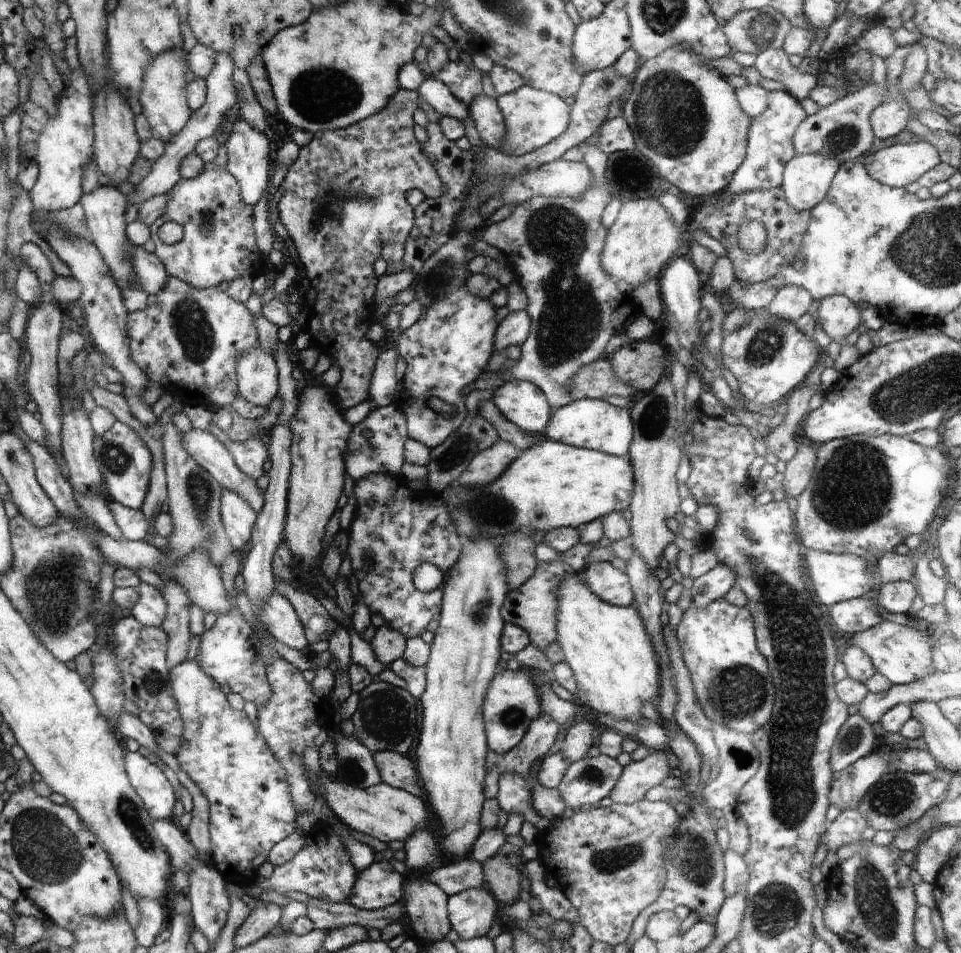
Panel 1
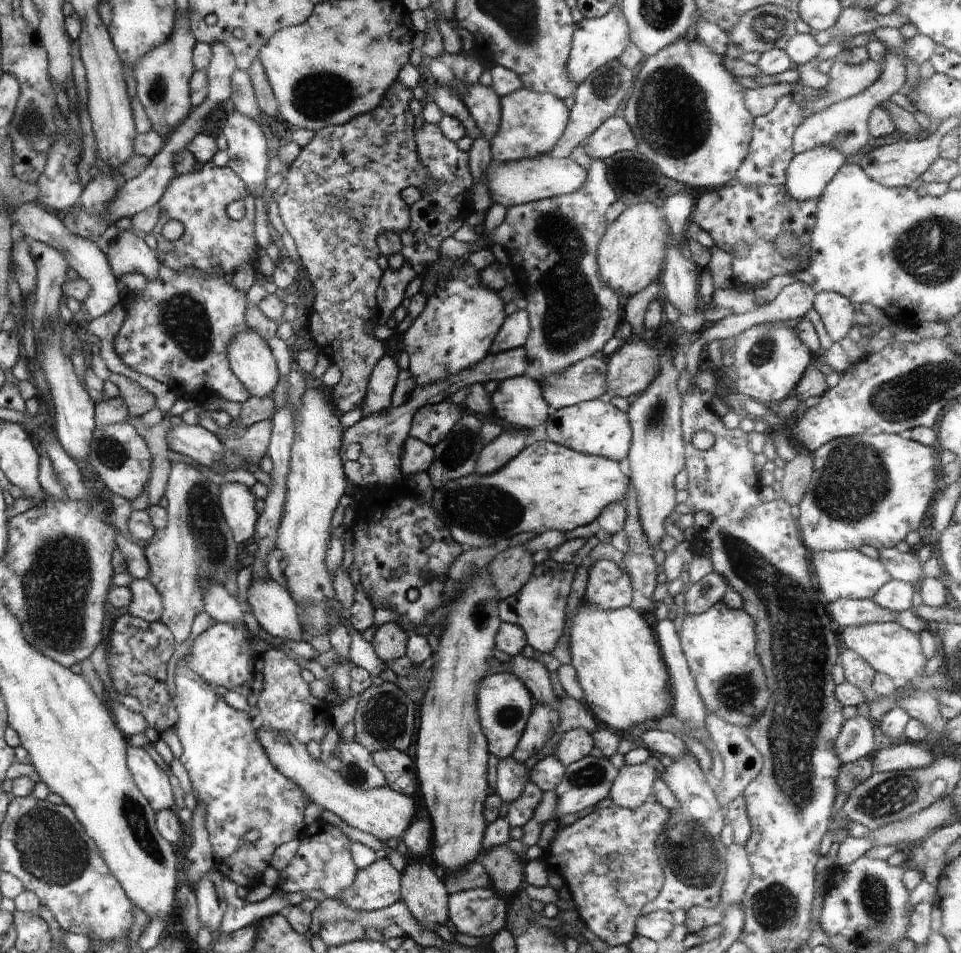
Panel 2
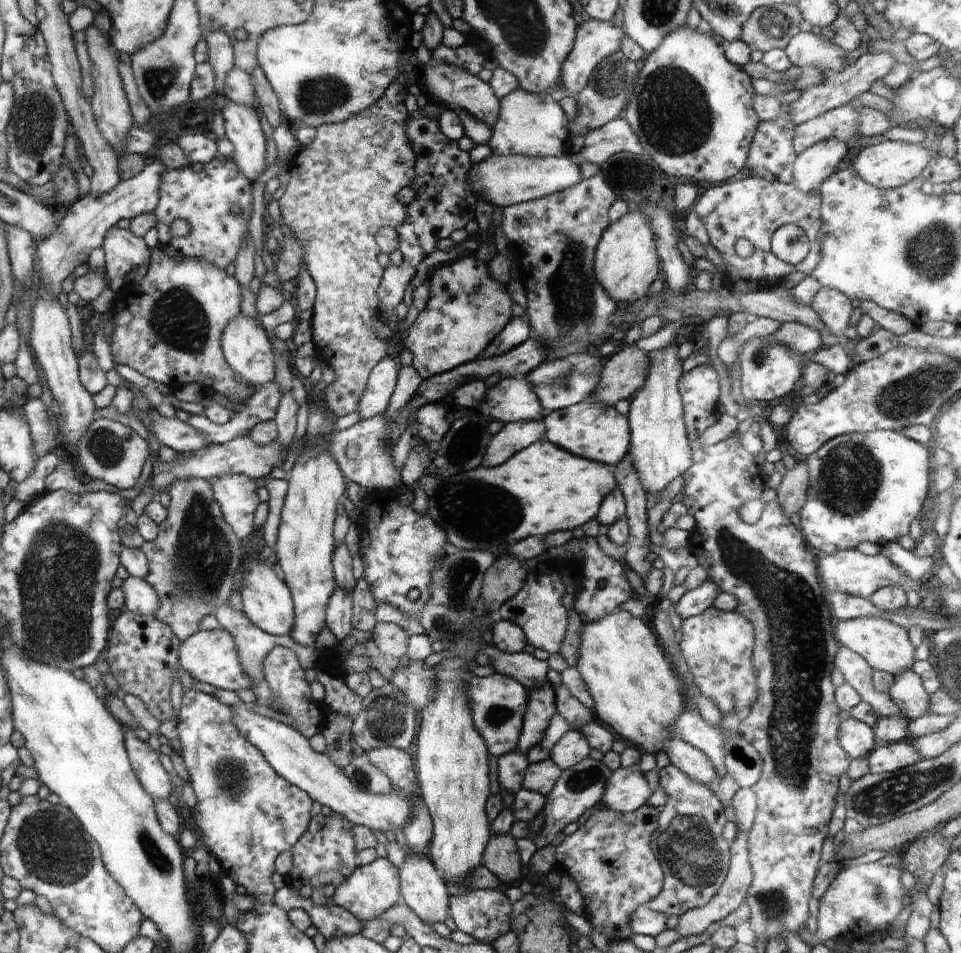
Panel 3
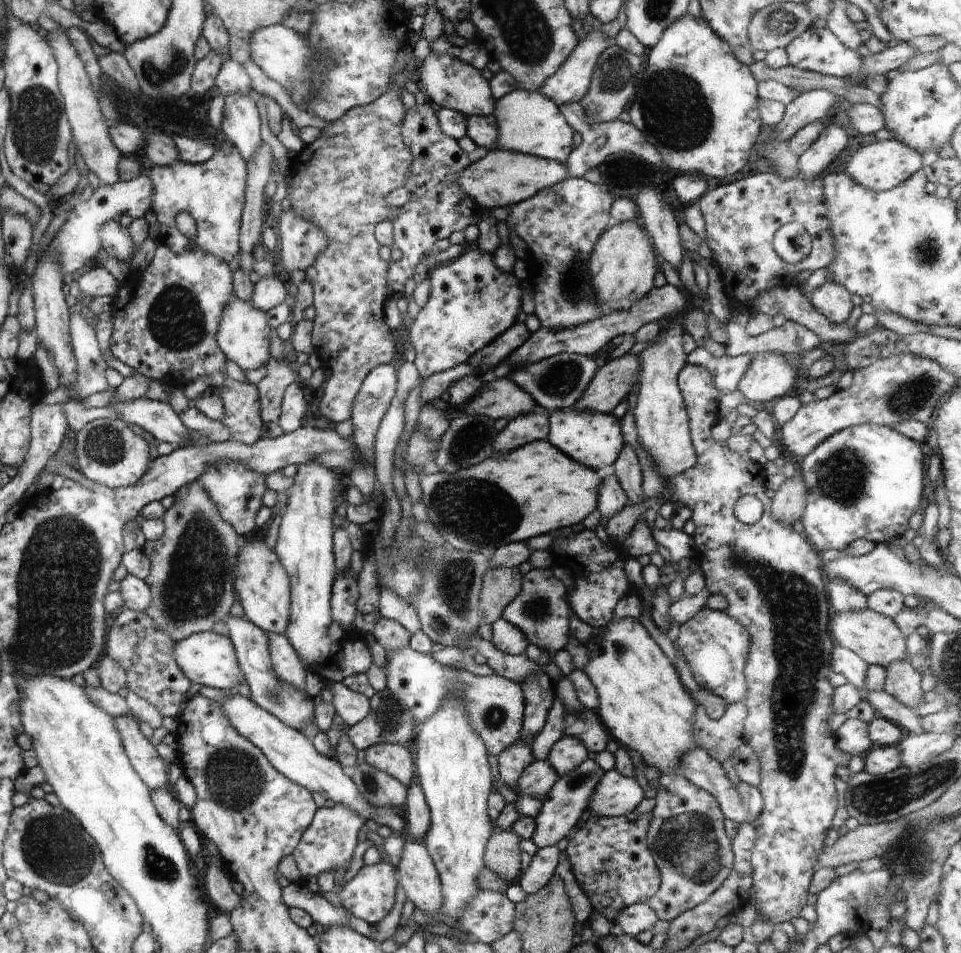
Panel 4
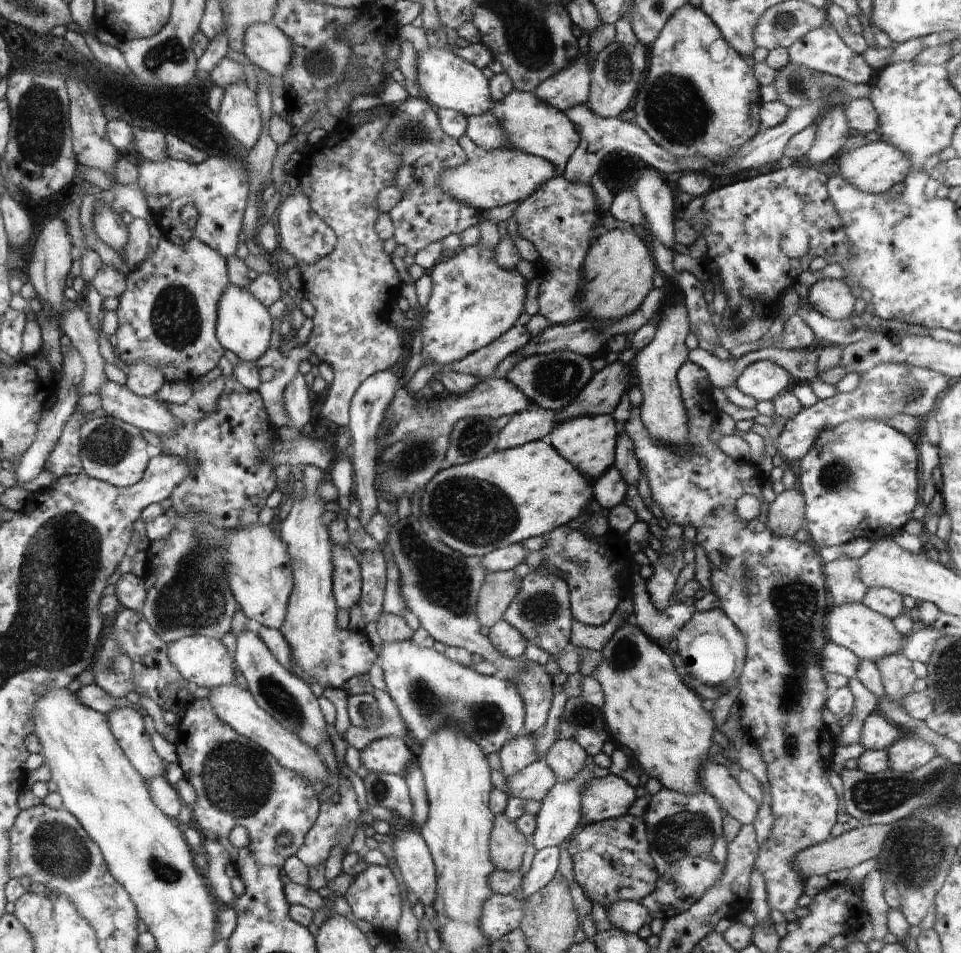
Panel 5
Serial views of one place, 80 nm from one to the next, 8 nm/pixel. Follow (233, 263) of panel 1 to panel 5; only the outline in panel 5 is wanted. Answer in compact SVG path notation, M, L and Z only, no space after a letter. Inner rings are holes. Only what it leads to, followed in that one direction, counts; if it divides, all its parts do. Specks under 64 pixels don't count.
M164 157L157 161L145 160L137 166L139 179L137 180L139 189L146 197L151 222L160 228L161 236L174 244L186 244L192 237L199 238L204 244L210 245L215 251L221 253L226 259L229 256L241 253L240 231L243 229L243 216L248 200L248 178L246 172L242 170L240 164L232 164L226 158L208 157L198 164L190 164L190 161L181 161L170 157ZM185 204L195 204L198 208L199 217L193 227L186 226L182 222L180 209Z

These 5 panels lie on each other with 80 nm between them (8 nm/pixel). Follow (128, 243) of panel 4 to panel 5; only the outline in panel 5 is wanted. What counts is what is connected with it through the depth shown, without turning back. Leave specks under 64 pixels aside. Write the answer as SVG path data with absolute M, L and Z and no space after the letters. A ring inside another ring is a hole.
M104 205L95 212L93 226L101 240L121 254L128 240L127 224L121 214L112 207Z

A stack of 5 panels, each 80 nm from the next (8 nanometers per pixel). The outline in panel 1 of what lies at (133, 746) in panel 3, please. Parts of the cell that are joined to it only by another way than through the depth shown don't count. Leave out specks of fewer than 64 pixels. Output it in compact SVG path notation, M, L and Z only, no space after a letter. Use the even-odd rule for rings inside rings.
M138 751L127 752L125 769L154 823L158 818L170 818L176 800L166 776Z

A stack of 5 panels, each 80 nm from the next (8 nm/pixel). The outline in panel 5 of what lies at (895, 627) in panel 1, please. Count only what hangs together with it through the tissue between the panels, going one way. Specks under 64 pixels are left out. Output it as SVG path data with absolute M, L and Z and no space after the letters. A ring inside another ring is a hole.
M862 602L830 604L825 628L828 640L851 650L859 659L872 662L897 653L904 644L903 636L896 630L893 621L883 614L870 610Z

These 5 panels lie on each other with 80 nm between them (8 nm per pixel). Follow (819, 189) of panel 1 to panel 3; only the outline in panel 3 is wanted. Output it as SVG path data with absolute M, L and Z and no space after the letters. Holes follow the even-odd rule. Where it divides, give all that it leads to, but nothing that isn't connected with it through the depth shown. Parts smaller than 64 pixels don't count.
M836 138L814 144L796 156L792 164L792 186L802 194L814 192L835 172L847 152L847 144Z

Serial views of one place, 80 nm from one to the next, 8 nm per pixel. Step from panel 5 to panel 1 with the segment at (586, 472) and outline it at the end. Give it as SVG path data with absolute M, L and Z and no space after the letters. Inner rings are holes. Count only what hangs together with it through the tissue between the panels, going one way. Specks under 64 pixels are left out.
M577 399L570 404L552 412L548 426L546 426L543 437L563 444L576 446L577 448L588 448L598 450L613 456L627 456L634 435L632 416L629 408L620 408L605 399Z

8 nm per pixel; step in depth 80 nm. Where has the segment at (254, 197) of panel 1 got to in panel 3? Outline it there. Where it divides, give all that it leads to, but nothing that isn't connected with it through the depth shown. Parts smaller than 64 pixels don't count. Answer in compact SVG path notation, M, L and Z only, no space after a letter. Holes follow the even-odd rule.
M228 101L221 110L225 122L225 138L234 145L230 157L250 180L266 168L266 138L253 107Z

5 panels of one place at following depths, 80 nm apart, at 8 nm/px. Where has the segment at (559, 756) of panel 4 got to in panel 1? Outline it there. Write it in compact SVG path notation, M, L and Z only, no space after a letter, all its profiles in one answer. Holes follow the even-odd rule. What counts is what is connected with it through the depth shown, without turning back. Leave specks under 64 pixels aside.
M582 718L568 728L563 744L564 758L570 763L585 759L593 746L594 725Z

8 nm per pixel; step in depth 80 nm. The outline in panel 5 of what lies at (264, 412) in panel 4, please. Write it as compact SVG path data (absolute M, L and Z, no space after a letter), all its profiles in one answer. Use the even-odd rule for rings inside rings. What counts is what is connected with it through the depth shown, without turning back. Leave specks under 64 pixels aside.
M381 104L376 108L380 109L383 106L388 114L375 118L372 122L362 123L359 128L348 127L341 122L320 142L311 145L308 153L300 154L297 174L299 185L308 197L312 210L336 233L337 241L335 247L315 263L308 264L302 261L296 263L303 278L301 294L304 294L315 308L313 327L308 340L290 350L286 357L281 354L281 347L274 347L266 351L256 362L259 367L272 366L276 369L274 380L262 383L257 391L265 403L269 419L279 427L289 424L284 402L287 381L298 374L300 363L309 360L311 355L316 355L320 361L326 362L335 371L320 416L335 422L340 428L346 428L349 424L349 408L361 384L378 371L388 371L402 356L400 335L388 319L391 306L398 301L399 293L402 292L402 272L398 272L394 256L385 251L384 241L376 229L376 222L383 213L382 208L378 208L378 200L382 200L382 192L386 192L388 184L396 184L396 174L402 164L398 148L389 140L382 138L384 130L388 128L392 112L397 110L397 104L395 106Z

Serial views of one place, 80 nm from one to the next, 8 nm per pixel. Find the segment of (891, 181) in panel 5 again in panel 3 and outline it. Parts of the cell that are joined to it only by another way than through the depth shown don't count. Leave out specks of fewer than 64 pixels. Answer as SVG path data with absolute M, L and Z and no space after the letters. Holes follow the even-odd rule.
M887 141L864 148L858 154L853 168L868 184L872 184L876 188L894 189L912 182L914 178L921 175L922 170L928 166L931 158L932 154L924 146L924 143Z

